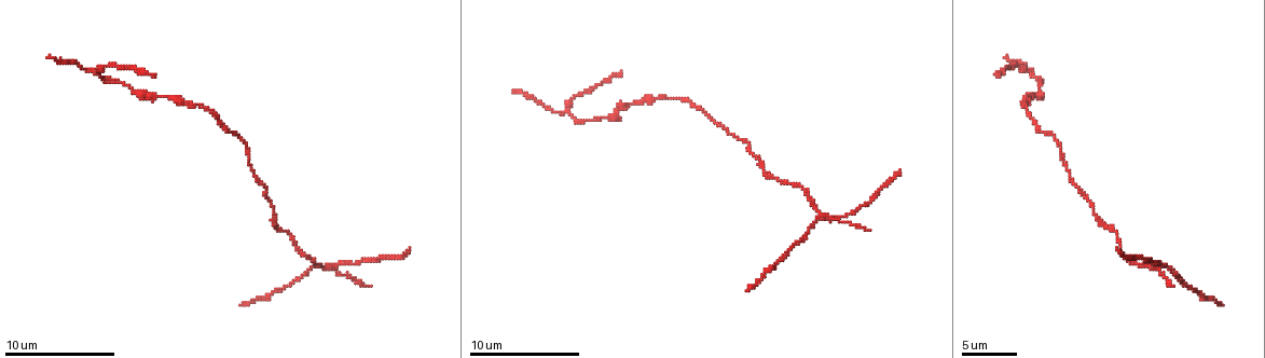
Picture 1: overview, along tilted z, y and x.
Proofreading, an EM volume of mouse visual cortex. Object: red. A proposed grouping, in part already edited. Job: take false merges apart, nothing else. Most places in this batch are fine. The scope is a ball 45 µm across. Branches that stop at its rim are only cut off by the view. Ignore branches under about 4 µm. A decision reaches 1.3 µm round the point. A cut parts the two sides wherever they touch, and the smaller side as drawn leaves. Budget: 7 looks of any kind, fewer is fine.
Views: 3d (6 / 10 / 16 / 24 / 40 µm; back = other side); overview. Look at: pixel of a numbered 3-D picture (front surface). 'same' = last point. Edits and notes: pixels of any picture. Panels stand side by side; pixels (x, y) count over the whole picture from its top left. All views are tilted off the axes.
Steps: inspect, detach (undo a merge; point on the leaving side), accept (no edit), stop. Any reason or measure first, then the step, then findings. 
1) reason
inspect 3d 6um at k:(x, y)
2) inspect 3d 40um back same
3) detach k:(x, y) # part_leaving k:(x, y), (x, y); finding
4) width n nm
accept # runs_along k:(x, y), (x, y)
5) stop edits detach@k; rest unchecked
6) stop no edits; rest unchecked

a narrow waist
inspect 3d 10um at 1:(635, 105)

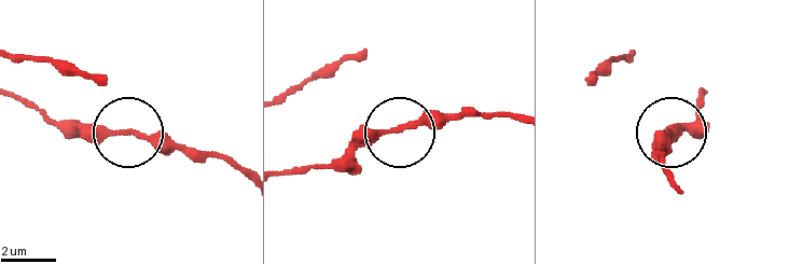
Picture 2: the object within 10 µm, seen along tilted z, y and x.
width 220 nm
accept # runs_along 2:(517, 121), (432, 115), (369, 132), (336, 157); all the same neuron

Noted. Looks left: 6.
a fork
inspect 3d 10um at 1:(565, 111)

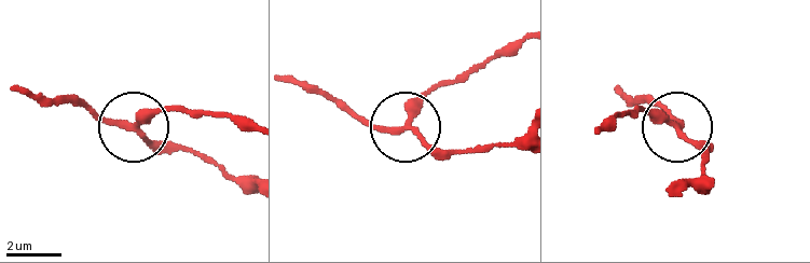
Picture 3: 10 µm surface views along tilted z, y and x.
inspect 3d 10um back at 3:(407, 126)

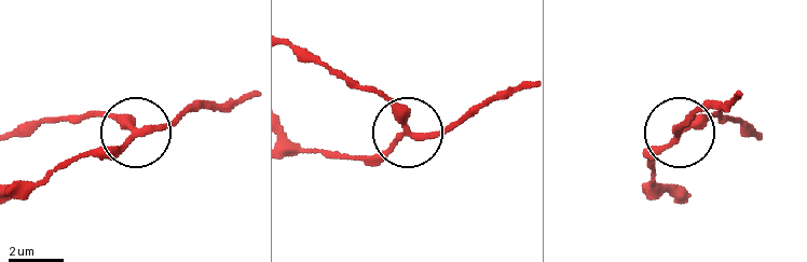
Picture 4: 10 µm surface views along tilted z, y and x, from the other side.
accept # one neuron here

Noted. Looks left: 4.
calibre changes
inspect 3d 10um at 1:(277, 227)

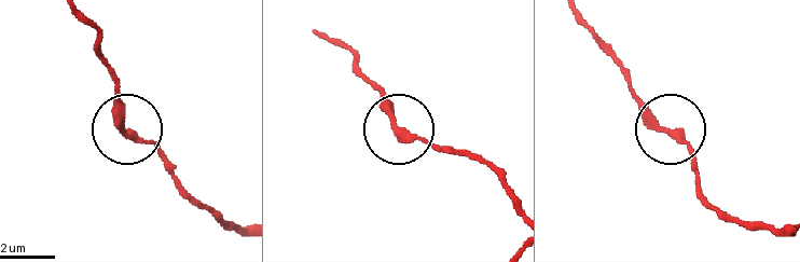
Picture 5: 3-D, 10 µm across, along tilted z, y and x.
accept # runs_along 5:(577, 15), (638, 98), (685, 142), (697, 165); all the same neuron

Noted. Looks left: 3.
stop no edits; rest unchecked

